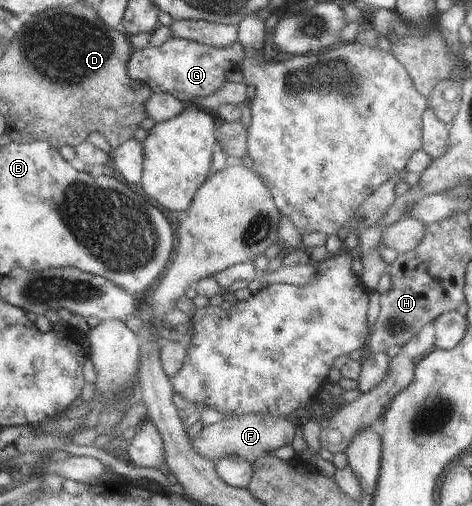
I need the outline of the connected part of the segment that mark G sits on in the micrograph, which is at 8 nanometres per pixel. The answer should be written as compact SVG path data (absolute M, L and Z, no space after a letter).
M171 36L160 46L148 46L132 52L127 62L127 73L130 79L147 84L153 93L168 93L190 104L192 99L218 90L226 81L226 72L239 68L242 59L243 46L240 41L218 48Z

